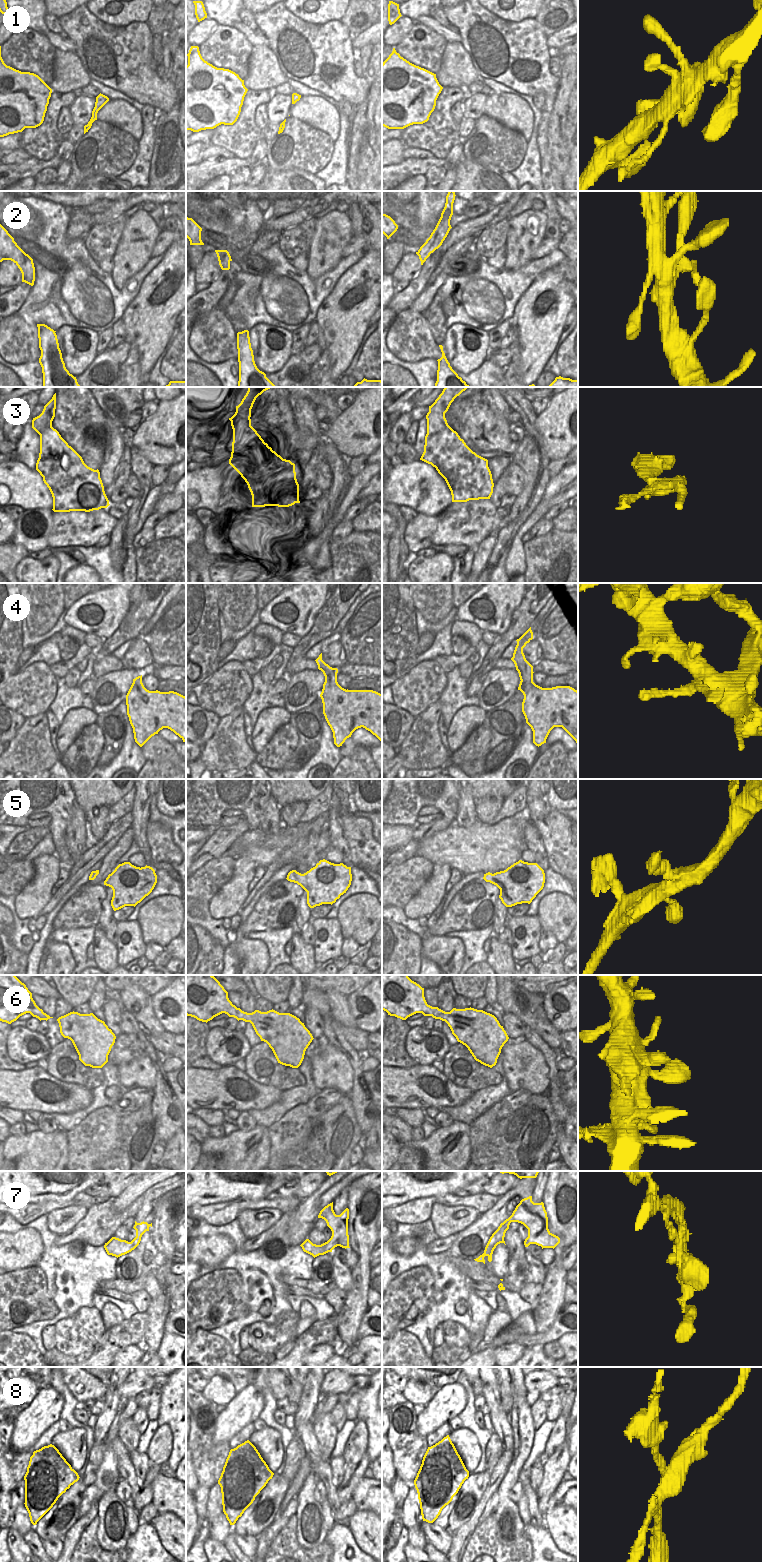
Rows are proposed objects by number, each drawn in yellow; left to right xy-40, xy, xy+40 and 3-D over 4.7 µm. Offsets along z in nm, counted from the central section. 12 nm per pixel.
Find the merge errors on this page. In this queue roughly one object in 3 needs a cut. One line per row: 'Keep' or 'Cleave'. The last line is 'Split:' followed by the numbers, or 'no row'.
1: Keep
2: Keep
3: Cleave
4: Keep
5: Keep
6: Keep
7: Keep
8: Cleave
Split: 3, 8.

